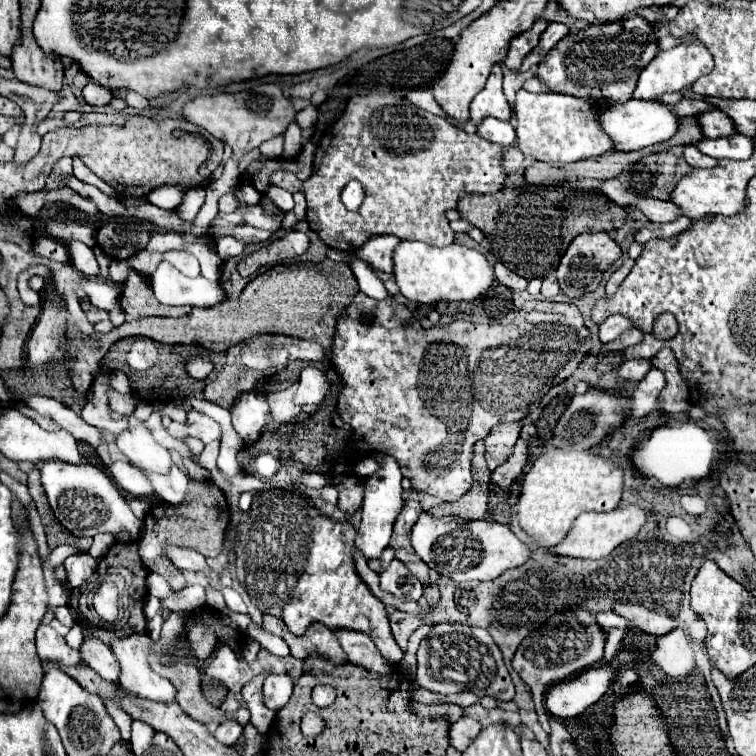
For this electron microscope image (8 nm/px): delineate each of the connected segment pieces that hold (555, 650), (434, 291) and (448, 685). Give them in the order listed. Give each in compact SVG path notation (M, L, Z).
M566 610L550 618L544 626L536 632L530 632L514 654L514 670L520 678L530 686L530 692L536 702L536 713L542 728L549 734L551 732L549 715L542 706L546 698L546 690L550 684L562 682L576 672L584 672L596 666L604 654L604 632L596 628L596 620L588 610Z
M400 242L394 250L394 276L400 292L420 304L446 302L472 302L484 294L496 280L492 264L478 250L470 250L460 244L444 248L428 246L424 242Z
M434 624L430 634L420 642L418 648L418 670L416 684L436 694L458 694L474 692L478 696L492 696L496 700L512 700L514 684L502 662L500 648L484 628L464 624Z

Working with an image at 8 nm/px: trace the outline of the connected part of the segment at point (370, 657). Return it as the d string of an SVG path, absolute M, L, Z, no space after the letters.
M336 628L332 632L352 664L360 664L372 672L390 672L392 664L380 656L378 648L364 632L354 632L348 628Z

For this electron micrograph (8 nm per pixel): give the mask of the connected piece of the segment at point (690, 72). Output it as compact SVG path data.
M692 42L692 44L678 44L676 48L670 50L660 50L660 56L656 56L656 60L652 60L652 64L648 64L648 68L644 68L644 72L640 74L634 98L658 98L666 92L678 92L684 88L690 88L700 76L712 72L714 62L712 56L708 54L708 50L704 48L704 44Z

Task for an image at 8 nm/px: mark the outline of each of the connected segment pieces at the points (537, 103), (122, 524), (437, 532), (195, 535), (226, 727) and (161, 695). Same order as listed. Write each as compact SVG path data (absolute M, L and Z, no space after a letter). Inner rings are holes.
M518 90L514 114L518 120L516 144L524 154L530 154L534 160L562 166L616 150L612 138L602 130L598 122L600 112L594 106L586 106L582 98L556 92L532 94L526 90Z
M46 462L40 470L42 488L48 502L60 520L60 524L74 536L94 536L98 532L118 534L122 528L130 528L132 540L142 534L142 522L132 514L124 496L112 484L112 480L96 466L74 466L66 462Z
M422 512L414 524L412 546L432 570L460 584L468 580L494 580L506 570L522 566L532 556L530 546L520 542L506 524L492 520L460 520L458 516L434 518L428 512Z
M192 480L188 488L188 504L184 506L168 506L168 504L156 504L150 508L146 520L144 520L144 536L138 542L140 558L146 566L150 566L152 572L158 572L168 580L168 584L174 590L182 590L186 586L186 578L182 576L182 570L178 570L164 554L164 546L184 546L200 552L202 556L218 556L222 552L224 542L224 530L230 520L230 510L226 504L224 494L220 488L216 488L212 482L198 482Z
M224 722L214 732L214 736L216 736L216 740L220 744L236 744L236 740L240 738L240 734L242 734L242 726L236 724L236 722Z
M132 634L124 640L112 642L112 652L120 662L120 686L128 694L136 694L138 698L146 698L160 704L176 702L176 688L166 678L158 676L150 664L148 654L152 648L150 636Z

